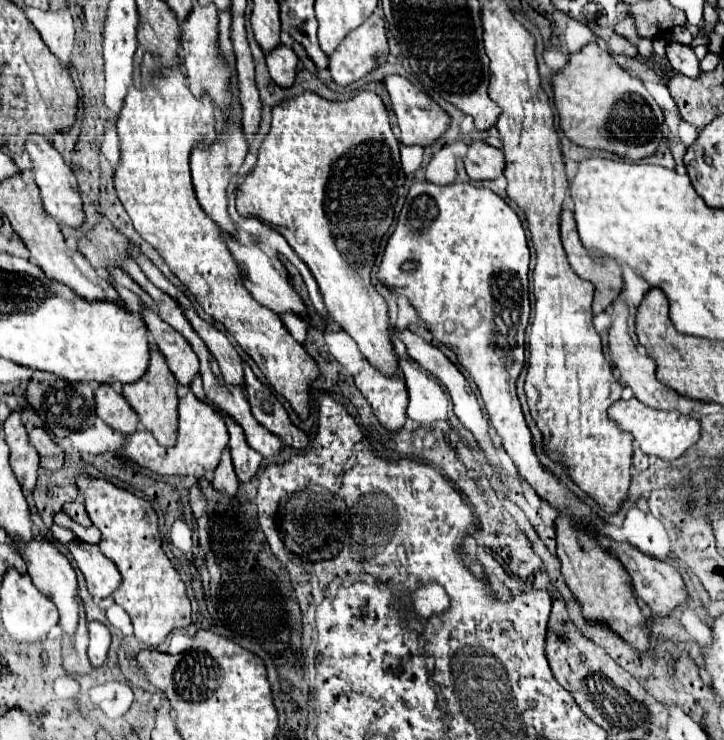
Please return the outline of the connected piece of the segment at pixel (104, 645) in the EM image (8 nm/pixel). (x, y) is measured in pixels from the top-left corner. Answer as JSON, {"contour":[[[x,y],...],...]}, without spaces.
{"contour":[[[89,622],[89,660],[95,668],[103,666],[103,662],[107,660],[109,644],[111,644],[109,628],[101,622]]]}

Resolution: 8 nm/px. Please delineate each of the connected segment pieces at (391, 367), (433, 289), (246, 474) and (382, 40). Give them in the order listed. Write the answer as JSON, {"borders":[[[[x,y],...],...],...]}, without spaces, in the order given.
{"borders":[[[[365,90],[365,92],[359,92],[357,96],[349,98],[349,100],[343,100],[343,102],[331,102],[331,100],[325,100],[321,98],[319,94],[315,92],[301,92],[299,96],[293,96],[293,98],[285,98],[281,100],[273,110],[271,110],[271,130],[269,134],[265,136],[265,140],[261,142],[259,146],[259,154],[257,154],[257,162],[255,166],[247,172],[247,176],[243,176],[243,180],[239,182],[239,190],[237,190],[237,212],[241,216],[253,216],[253,218],[259,218],[263,220],[265,224],[269,224],[271,228],[275,228],[279,234],[285,236],[285,240],[289,242],[289,246],[297,252],[297,256],[309,266],[311,274],[315,276],[317,284],[319,284],[319,290],[321,290],[321,296],[323,296],[323,302],[327,306],[327,312],[329,316],[357,342],[361,354],[375,366],[379,368],[381,372],[385,374],[393,374],[397,370],[397,356],[393,352],[393,346],[391,346],[391,326],[389,326],[389,318],[387,318],[387,304],[383,300],[383,296],[379,296],[379,292],[373,288],[371,280],[369,280],[369,274],[371,274],[371,268],[373,268],[373,262],[375,262],[375,256],[377,256],[377,250],[379,250],[379,242],[381,238],[385,236],[385,232],[389,230],[391,222],[393,222],[393,208],[397,204],[397,198],[399,198],[399,190],[403,188],[405,184],[405,174],[401,170],[401,162],[399,162],[399,142],[397,138],[393,136],[391,132],[391,124],[389,124],[389,112],[383,104],[383,100],[371,92],[371,90]]],[[[417,182],[411,186],[403,210],[399,214],[395,232],[389,236],[383,260],[377,270],[377,278],[389,286],[397,296],[409,298],[419,318],[427,324],[433,338],[457,354],[459,364],[471,374],[489,414],[489,420],[503,440],[505,452],[511,456],[519,474],[531,484],[531,488],[547,498],[555,508],[575,516],[581,524],[595,530],[591,522],[591,508],[583,502],[575,502],[569,492],[555,480],[555,476],[539,462],[533,448],[531,432],[525,424],[521,402],[515,392],[515,380],[523,368],[525,328],[529,322],[529,246],[523,224],[517,212],[499,198],[493,190],[473,186],[469,182],[455,182],[439,186],[433,182]]],[[[219,410],[219,414],[223,414],[225,418],[225,424],[229,428],[229,450],[231,450],[231,456],[233,456],[233,464],[235,464],[235,472],[237,472],[237,478],[241,482],[249,482],[257,470],[259,470],[259,464],[263,460],[263,456],[259,452],[255,452],[247,440],[245,440],[245,434],[241,430],[241,426],[223,410]]],[[[374,13],[361,26],[351,30],[337,46],[337,50],[329,56],[329,72],[337,84],[347,86],[353,80],[359,80],[361,76],[371,72],[373,68],[381,66],[387,60],[387,54],[389,54],[389,46],[384,20]]]]}

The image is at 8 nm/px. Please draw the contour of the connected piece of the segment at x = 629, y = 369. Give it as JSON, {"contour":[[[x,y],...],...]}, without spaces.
{"contour":[[[617,298],[617,302],[613,302],[613,308],[615,308],[615,312],[613,312],[613,324],[609,328],[609,350],[611,350],[611,358],[613,358],[615,368],[619,368],[621,378],[633,390],[635,398],[641,400],[643,404],[655,408],[655,410],[665,410],[665,412],[677,410],[677,412],[681,412],[685,416],[689,416],[697,408],[701,408],[703,402],[693,402],[693,400],[689,400],[685,396],[679,396],[677,392],[673,392],[669,386],[661,384],[655,378],[655,360],[651,356],[639,352],[637,346],[633,344],[633,340],[627,334],[627,310],[625,310],[625,302],[621,302],[621,298]]]}

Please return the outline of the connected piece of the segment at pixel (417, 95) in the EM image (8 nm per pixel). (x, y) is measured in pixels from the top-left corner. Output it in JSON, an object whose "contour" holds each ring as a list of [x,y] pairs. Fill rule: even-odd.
{"contour":[[[391,74],[383,82],[385,82],[385,88],[391,96],[391,108],[397,116],[397,124],[401,128],[401,142],[403,144],[407,144],[407,146],[411,146],[411,144],[427,146],[447,130],[447,126],[449,126],[447,112],[439,104],[429,100],[425,96],[425,92],[421,92],[417,86],[413,86],[407,78],[403,78],[399,74]],[[435,118],[437,118],[437,122],[435,122]]]}

